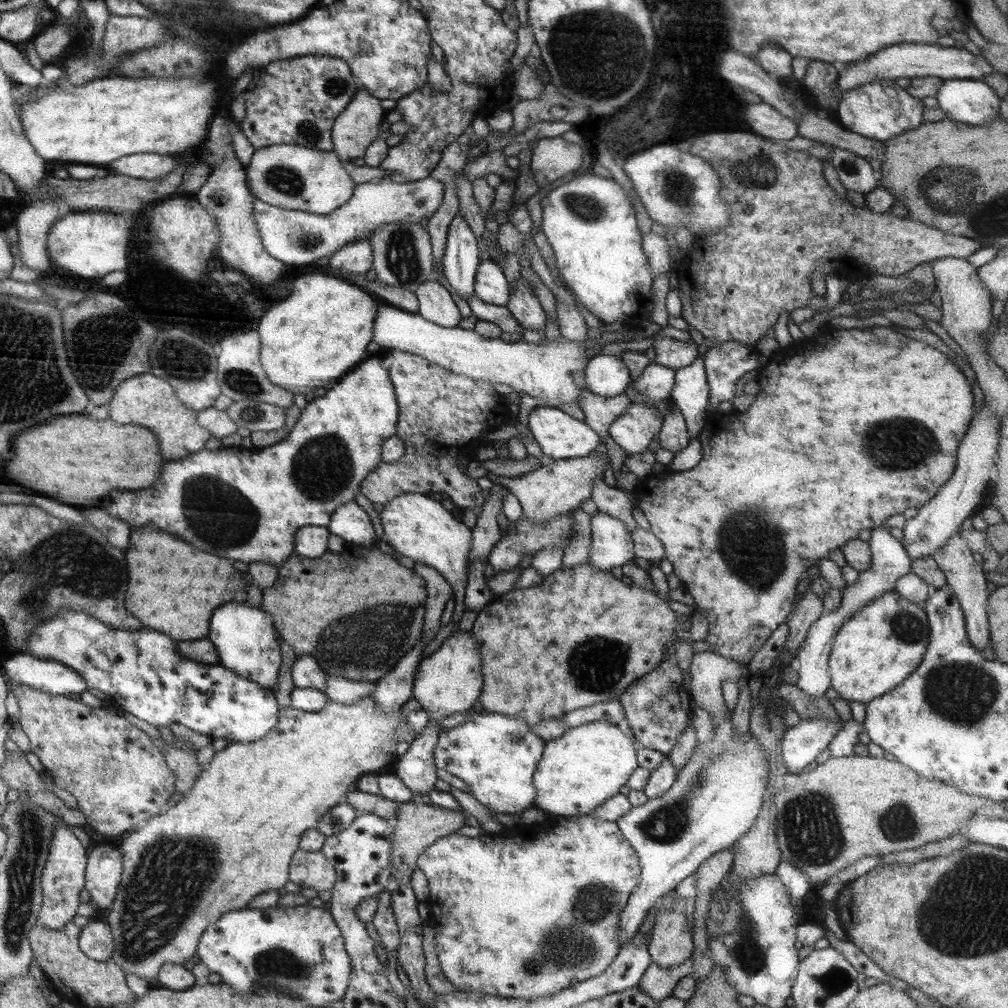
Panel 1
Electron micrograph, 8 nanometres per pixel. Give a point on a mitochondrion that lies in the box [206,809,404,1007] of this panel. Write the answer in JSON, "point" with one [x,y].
{"point":[281,965]}

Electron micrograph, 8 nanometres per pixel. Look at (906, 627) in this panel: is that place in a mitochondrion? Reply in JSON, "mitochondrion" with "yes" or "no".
{"mitochondrion":"yes"}

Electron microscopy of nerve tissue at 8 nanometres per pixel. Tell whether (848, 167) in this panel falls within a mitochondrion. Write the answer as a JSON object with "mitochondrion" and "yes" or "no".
{"mitochondrion":"no"}

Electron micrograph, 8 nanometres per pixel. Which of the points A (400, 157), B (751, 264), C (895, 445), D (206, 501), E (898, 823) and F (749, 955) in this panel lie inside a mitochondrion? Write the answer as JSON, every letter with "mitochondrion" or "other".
{"A":"other","B":"other","C":"mitochondrion","D":"mitochondrion","E":"mitochondrion","F":"mitochondrion"}

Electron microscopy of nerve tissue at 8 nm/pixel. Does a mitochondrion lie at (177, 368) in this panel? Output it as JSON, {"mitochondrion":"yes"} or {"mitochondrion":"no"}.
{"mitochondrion":"yes"}

